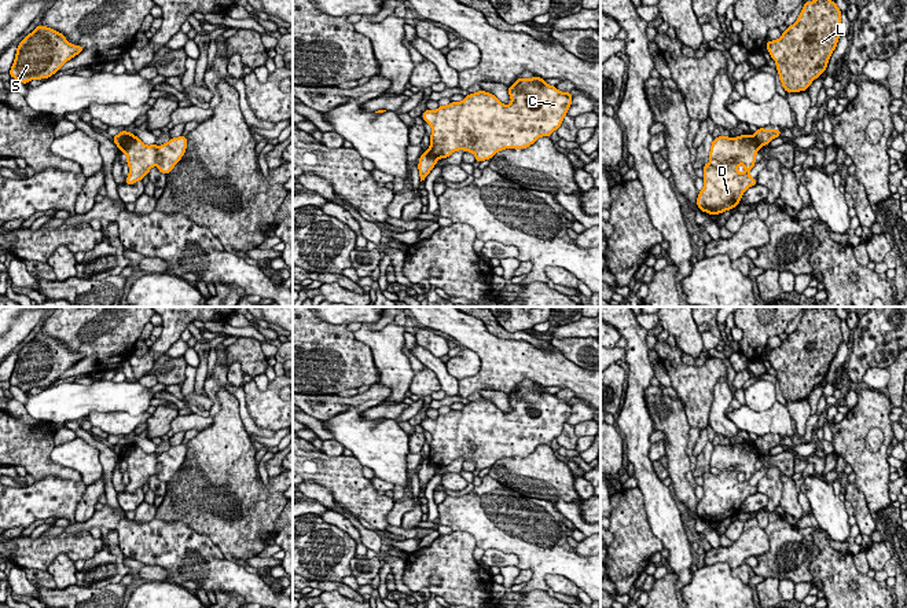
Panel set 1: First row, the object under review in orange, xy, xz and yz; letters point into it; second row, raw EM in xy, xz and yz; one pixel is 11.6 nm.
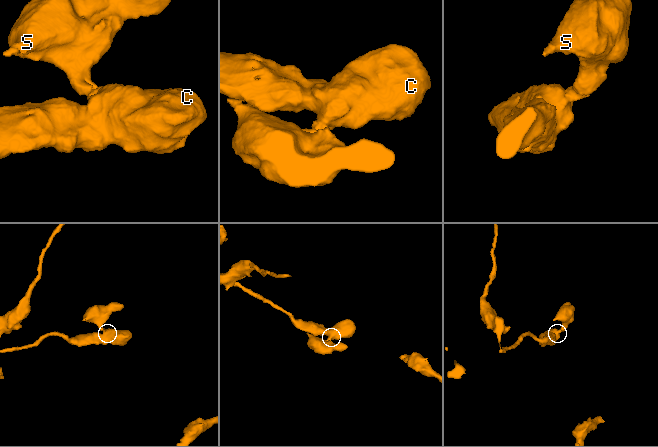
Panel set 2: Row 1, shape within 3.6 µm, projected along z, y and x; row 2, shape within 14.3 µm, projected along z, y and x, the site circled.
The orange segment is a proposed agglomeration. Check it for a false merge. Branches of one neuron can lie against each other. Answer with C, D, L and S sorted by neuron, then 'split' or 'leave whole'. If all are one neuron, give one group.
C D / L S; split

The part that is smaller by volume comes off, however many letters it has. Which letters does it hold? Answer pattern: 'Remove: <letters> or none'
Remove: L, S

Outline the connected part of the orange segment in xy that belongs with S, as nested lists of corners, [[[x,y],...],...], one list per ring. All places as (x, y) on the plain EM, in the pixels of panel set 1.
[[[38,333],[18,352],[10,384],[22,392],[48,387],[84,358],[70,352],[62,341]]]

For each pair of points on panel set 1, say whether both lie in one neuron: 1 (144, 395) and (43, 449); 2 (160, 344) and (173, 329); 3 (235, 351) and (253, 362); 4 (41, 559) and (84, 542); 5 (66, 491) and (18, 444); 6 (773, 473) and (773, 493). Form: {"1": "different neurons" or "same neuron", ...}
{"1": "different neurons", "2": "same neuron", "3": "same neuron", "4": "same neuron", "5": "different neurons", "6": "same neuron"}

